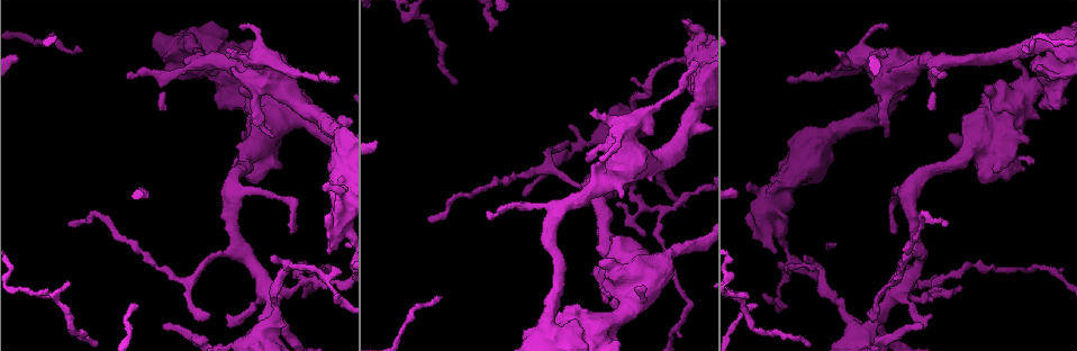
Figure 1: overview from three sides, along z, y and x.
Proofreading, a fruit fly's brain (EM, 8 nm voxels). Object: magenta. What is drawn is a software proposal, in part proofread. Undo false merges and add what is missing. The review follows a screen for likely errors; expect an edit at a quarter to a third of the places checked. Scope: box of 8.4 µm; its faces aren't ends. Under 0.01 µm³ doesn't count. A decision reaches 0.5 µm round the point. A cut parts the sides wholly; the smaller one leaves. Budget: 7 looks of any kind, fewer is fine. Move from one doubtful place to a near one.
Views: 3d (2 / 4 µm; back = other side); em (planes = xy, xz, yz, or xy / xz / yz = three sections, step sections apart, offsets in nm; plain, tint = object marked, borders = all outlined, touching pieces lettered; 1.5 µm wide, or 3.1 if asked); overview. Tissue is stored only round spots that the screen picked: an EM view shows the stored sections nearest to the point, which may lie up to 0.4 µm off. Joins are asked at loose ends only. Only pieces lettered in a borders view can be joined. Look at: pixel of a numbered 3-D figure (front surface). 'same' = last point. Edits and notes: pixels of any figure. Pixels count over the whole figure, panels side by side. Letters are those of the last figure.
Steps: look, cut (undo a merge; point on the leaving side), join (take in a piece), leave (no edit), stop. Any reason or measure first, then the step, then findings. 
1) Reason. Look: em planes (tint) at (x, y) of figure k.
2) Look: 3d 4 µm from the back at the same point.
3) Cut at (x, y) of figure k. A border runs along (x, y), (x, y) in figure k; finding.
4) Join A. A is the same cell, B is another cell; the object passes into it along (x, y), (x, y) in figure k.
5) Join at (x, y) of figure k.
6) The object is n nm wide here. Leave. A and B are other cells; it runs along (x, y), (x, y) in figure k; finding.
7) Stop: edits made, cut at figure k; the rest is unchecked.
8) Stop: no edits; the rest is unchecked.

An open end. Look: 3d 2 µm at (748, 224) of figure 1.

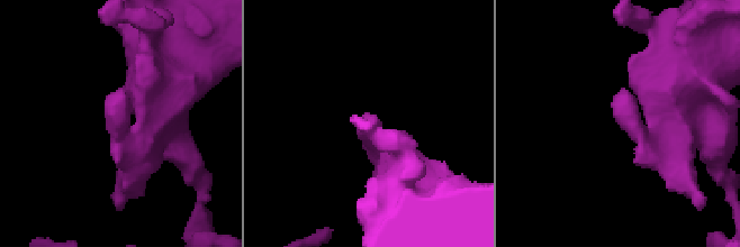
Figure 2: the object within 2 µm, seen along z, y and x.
Shape alone is not enough. Look: em planes (borders) at (116, 130) of figure 2.

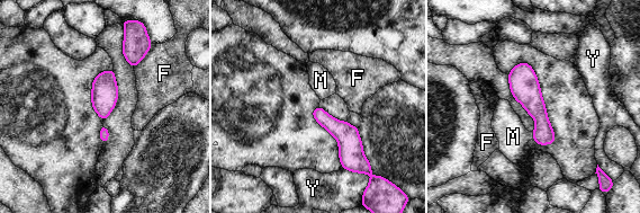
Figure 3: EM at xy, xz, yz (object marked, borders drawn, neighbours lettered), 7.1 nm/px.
Join M. M is the same cell, F and Y are other cells; it goes on there.

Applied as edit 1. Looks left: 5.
Look: overview.

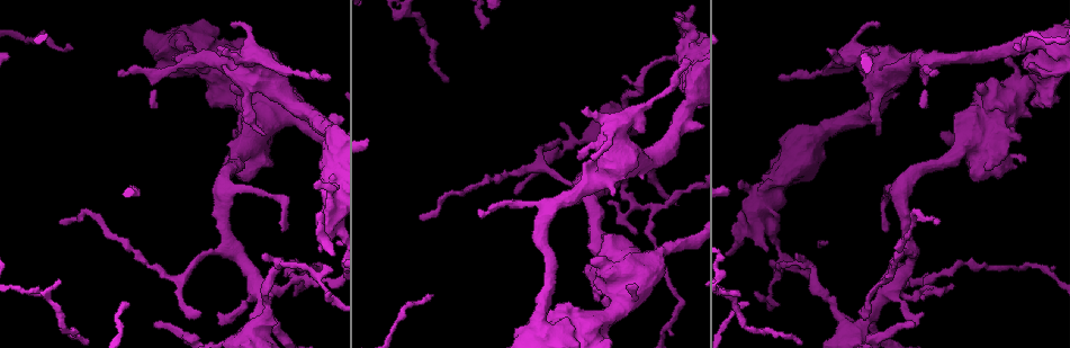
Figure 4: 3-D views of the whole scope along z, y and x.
Look: 3d 4 µm at (779, 80) of figure 4.

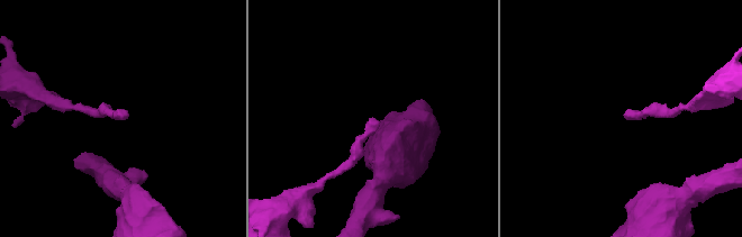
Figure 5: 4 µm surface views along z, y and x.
Look: em planes (borders) at (624, 116) of figure 5.

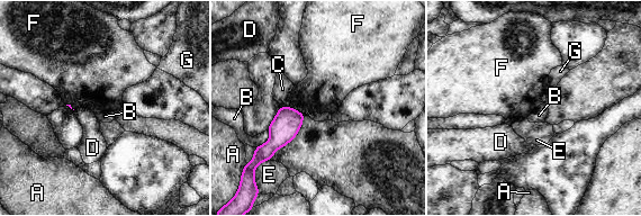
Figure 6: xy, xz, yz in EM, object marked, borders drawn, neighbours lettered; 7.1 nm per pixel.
Leave. A, B, C, D, E, F and G are other cells; no lettered piece goes on from it.

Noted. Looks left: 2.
Stops while still wide. Look: 3d 4 µm at (612, 195) of figure 4.

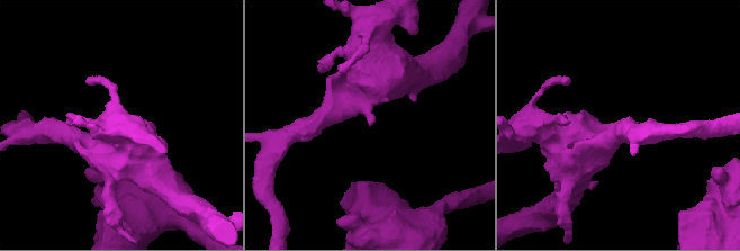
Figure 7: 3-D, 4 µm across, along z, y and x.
Look: em planes (borders) at (371, 123) of figure 7.

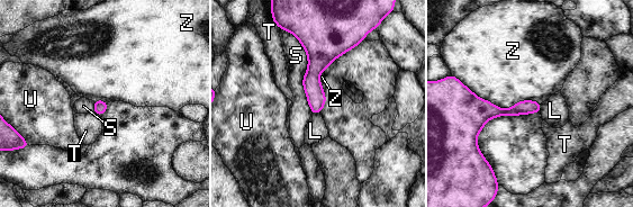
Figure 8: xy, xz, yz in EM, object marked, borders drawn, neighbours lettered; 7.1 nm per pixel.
Leave. L, S, T, U and Z are other cells; a border runs along (460, 81), (503, 108), (540, 104) in figure 8; no lettered piece goes on from it.

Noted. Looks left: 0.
Stop: edits made, join at figure 3; the rest is unchecked.

